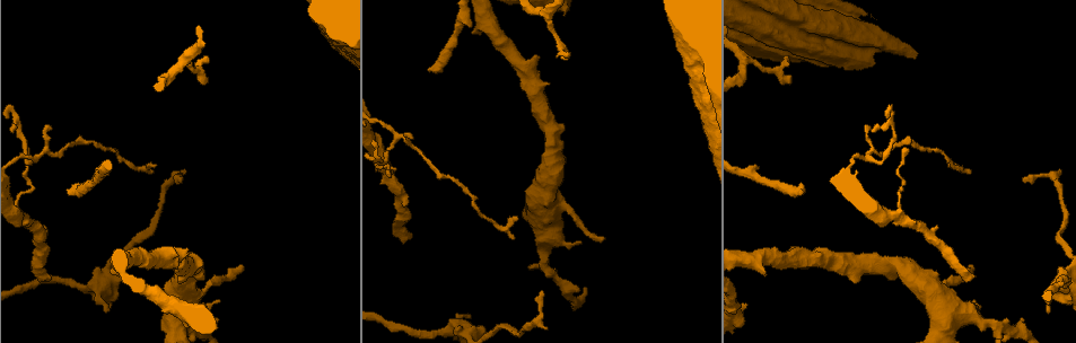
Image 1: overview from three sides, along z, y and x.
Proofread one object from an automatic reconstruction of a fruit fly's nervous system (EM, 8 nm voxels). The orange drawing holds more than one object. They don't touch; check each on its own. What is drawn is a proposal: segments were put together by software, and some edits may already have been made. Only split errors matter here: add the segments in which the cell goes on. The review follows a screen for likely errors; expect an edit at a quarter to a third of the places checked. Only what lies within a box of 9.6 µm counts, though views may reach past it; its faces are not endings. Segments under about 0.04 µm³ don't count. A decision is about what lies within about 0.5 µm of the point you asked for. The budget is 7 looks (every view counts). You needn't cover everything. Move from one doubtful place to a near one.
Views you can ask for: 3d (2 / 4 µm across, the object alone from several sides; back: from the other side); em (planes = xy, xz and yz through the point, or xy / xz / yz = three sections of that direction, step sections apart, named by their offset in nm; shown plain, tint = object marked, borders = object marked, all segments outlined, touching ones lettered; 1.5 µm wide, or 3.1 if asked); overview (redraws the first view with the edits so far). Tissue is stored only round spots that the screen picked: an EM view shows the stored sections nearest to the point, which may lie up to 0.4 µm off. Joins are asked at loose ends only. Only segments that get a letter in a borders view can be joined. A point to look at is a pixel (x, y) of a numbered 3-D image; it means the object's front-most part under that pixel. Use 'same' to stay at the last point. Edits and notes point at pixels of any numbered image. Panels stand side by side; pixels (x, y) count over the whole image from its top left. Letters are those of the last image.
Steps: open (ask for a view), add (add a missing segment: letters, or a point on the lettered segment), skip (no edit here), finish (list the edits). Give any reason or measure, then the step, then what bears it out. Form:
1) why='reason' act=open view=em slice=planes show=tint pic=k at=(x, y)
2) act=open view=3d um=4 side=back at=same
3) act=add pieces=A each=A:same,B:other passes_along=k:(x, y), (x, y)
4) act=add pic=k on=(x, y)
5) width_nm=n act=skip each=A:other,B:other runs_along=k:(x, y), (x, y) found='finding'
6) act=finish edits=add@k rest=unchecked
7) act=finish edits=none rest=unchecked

why='thin end' act=open view=em slice=yz step=8 show=tint pic=1 at=(155, 165)

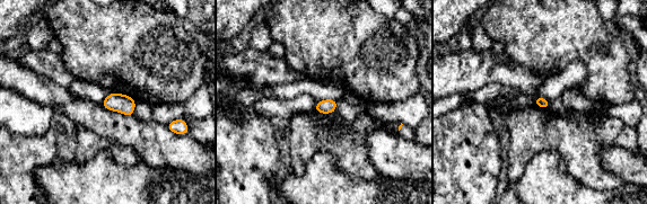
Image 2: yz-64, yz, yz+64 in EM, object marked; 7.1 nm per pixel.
act=open view=em slice=planes show=borders at=same

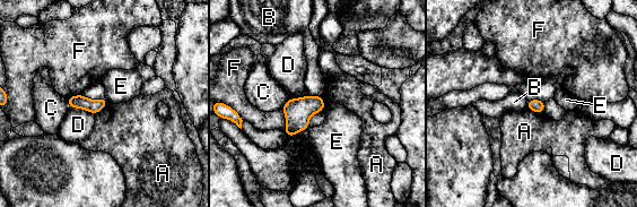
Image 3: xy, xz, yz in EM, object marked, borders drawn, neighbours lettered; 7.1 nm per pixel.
longest_contact=D:190nm act=skip each=A:other,B:other,C:other,D:other,E:other,F:other border=3:(526, 106), (535, 112), (543, 113) found='none of them fits'

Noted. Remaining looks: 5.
why='long arm stops here' act=open view=em slice=xy step=4 show=borders pic=1 at=(49, 279)

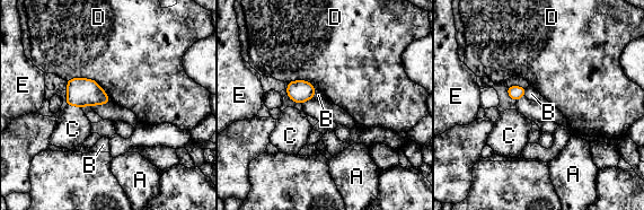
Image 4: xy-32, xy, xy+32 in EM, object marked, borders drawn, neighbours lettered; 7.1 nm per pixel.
act=add pieces=C each=A:other,B:other,C:same,D:other,E:other passes_along=4:(80, 92), (73, 105), (72, 129) found='the cell continues'

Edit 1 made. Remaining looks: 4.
why='free end' act=open view=3d um=2 pic=1 at=(1024, 178)

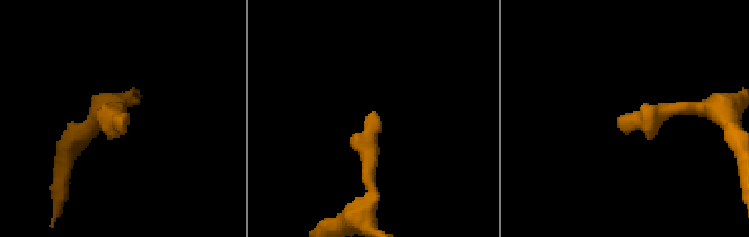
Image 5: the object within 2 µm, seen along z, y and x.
act=open view=em slice=planes show=borders pic=5 at=(378, 117)

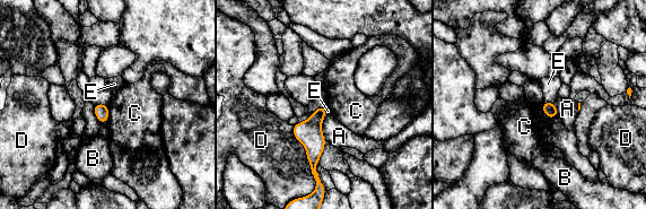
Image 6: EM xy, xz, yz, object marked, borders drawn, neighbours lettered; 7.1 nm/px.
width_nm=90 act=skip each=A:other,B:other,C:other,D:other,E:other found='none of them fits'

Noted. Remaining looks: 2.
act=finish edits=add@4 rest=unchecked

